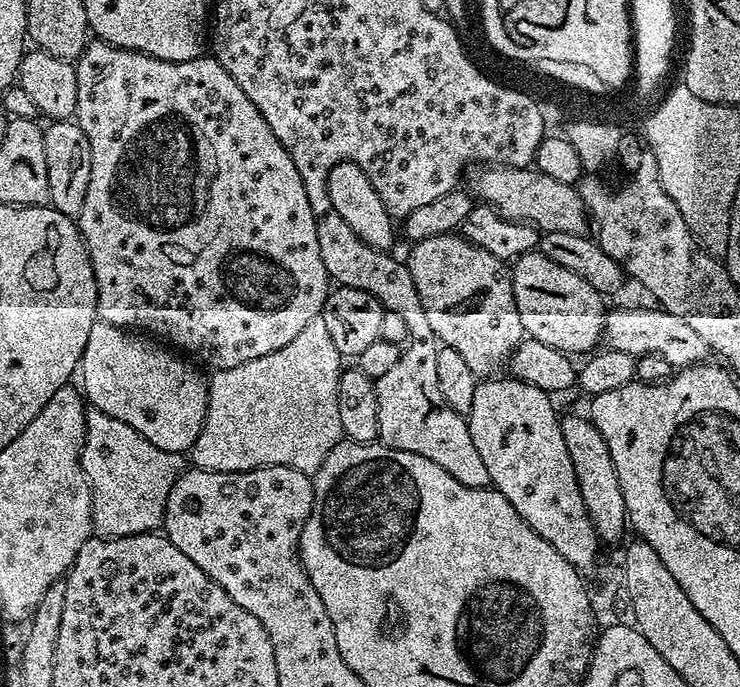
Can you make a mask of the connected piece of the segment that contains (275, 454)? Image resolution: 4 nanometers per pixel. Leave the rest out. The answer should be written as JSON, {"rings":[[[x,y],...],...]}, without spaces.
{"rings":[[[323,315],[316,316],[282,350],[262,354],[254,362],[242,366],[221,368],[208,380],[208,410],[206,422],[190,449],[191,463],[207,472],[245,472],[266,466],[290,466],[314,474],[326,462],[326,454],[345,439],[342,414],[338,410],[338,382],[342,357],[326,331]]]}

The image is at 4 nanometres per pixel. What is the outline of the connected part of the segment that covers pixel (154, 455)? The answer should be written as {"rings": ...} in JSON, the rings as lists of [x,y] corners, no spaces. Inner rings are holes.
{"rings":[[[89,411],[88,429],[80,461],[88,476],[88,484],[92,487],[92,522],[95,531],[104,538],[157,531],[163,525],[164,511],[172,487],[176,485],[180,473],[185,471],[184,460],[181,453],[167,452],[154,446],[154,442],[142,438],[142,434],[134,430],[134,426],[126,426],[126,422],[118,422],[118,418],[110,418],[110,414],[105,412]]]}

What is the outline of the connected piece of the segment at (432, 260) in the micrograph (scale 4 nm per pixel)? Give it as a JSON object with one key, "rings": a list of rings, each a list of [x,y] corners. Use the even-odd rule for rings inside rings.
{"rings":[[[446,232],[441,236],[426,238],[425,240],[417,240],[411,245],[412,253],[406,257],[406,263],[410,274],[414,278],[414,286],[418,286],[418,298],[422,298],[422,306],[426,310],[426,318],[430,322],[430,326],[434,330],[437,341],[445,348],[453,348],[458,350],[458,354],[462,354],[462,358],[470,365],[470,370],[474,370],[474,374],[478,378],[492,378],[497,375],[499,368],[503,369],[507,365],[508,360],[512,357],[513,350],[520,345],[520,341],[525,339],[526,333],[522,326],[522,318],[518,318],[518,306],[516,299],[512,293],[512,277],[509,269],[506,267],[505,261],[499,260],[494,254],[490,254],[490,250],[482,250],[476,248],[468,240],[459,234]]]}

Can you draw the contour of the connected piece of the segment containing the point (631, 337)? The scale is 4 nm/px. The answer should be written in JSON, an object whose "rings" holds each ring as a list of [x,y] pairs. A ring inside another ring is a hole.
{"rings":[[[659,306],[652,308],[612,308],[604,313],[604,335],[608,348],[634,357],[661,356],[674,370],[702,364],[709,359],[710,349],[702,337],[678,314],[670,314]]]}

